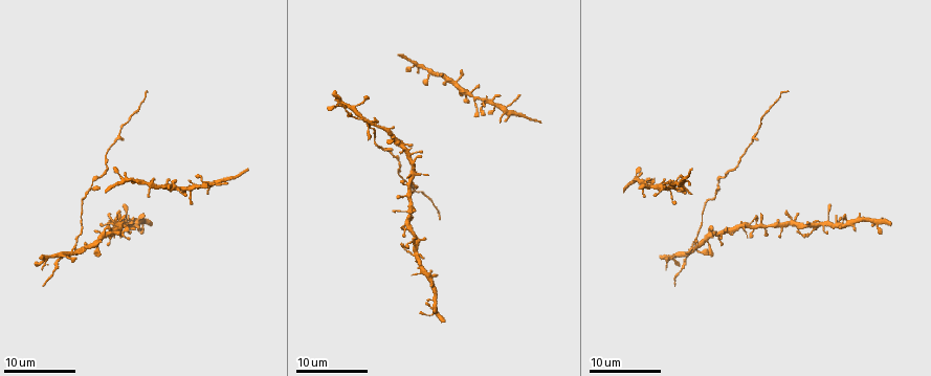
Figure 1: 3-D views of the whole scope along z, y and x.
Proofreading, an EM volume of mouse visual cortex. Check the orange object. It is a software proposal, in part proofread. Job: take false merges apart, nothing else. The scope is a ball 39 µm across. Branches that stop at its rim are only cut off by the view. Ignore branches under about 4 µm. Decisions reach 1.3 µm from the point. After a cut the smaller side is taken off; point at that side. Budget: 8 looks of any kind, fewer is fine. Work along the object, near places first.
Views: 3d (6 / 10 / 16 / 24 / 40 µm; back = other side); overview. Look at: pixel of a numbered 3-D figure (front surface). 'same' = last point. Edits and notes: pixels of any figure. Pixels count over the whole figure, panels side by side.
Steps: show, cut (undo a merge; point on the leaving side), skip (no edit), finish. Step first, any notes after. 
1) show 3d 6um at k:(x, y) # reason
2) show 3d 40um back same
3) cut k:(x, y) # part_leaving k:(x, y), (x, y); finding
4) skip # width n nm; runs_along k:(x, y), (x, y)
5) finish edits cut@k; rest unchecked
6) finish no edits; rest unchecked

show 3d 6um at 1:(387, 147)

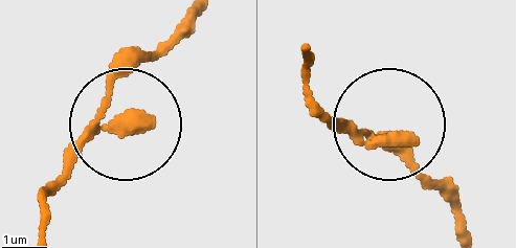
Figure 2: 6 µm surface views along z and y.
skip # one neuron here

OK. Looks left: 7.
show 3d 6um at 1:(739, 161)

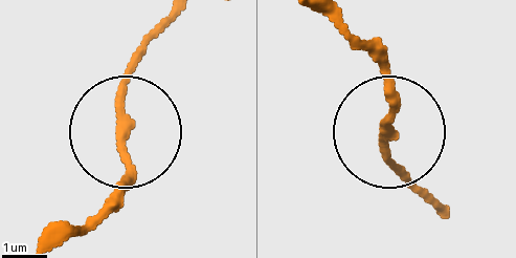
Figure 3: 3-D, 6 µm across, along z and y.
show 3d 6um back at 3:(388, 129) # other side

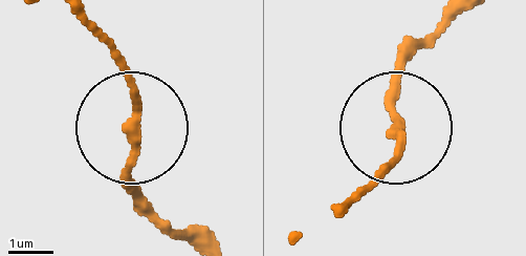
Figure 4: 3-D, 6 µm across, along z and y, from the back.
skip # width 190 nm; runs_along 4:(181, 236), (133, 184), (136, 93), (114, 41); continuous, no second neuron

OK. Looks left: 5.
show 3d 6um at 1:(118, 134) # three arms meet

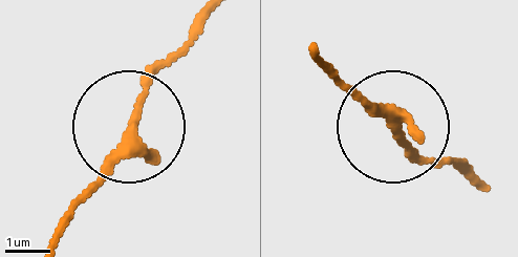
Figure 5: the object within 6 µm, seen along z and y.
skip # runs_along 5:(55, 232), (190, 33); continuous, no second neuron

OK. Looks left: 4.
show 3d 16um at 1:(683, 255) # three arms meet

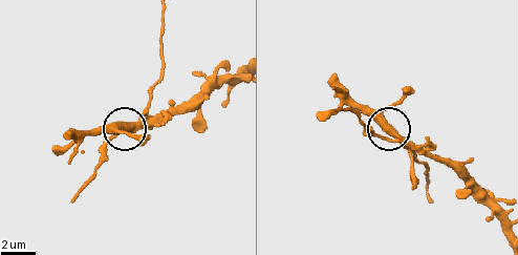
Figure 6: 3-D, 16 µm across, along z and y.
show 3d 6um at 6:(383, 126)

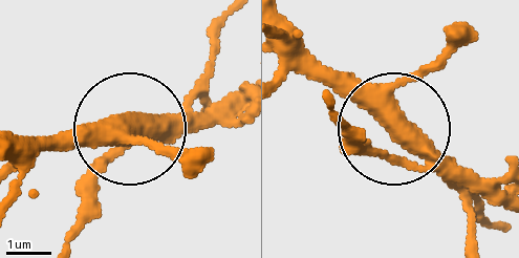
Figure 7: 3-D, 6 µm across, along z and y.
skip # arms 3; runs_along 7:(231, 16), (181, 106), (50, 140); all the same neuron

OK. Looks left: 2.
finish no edits; rest unchecked

